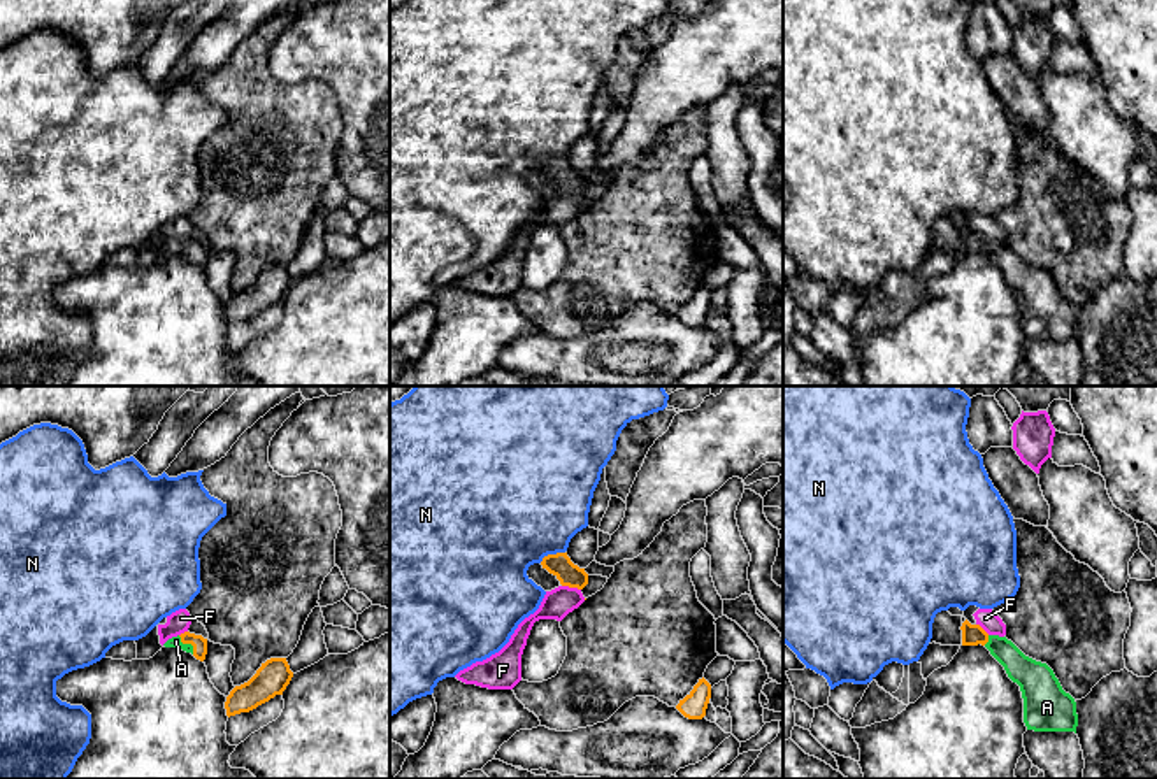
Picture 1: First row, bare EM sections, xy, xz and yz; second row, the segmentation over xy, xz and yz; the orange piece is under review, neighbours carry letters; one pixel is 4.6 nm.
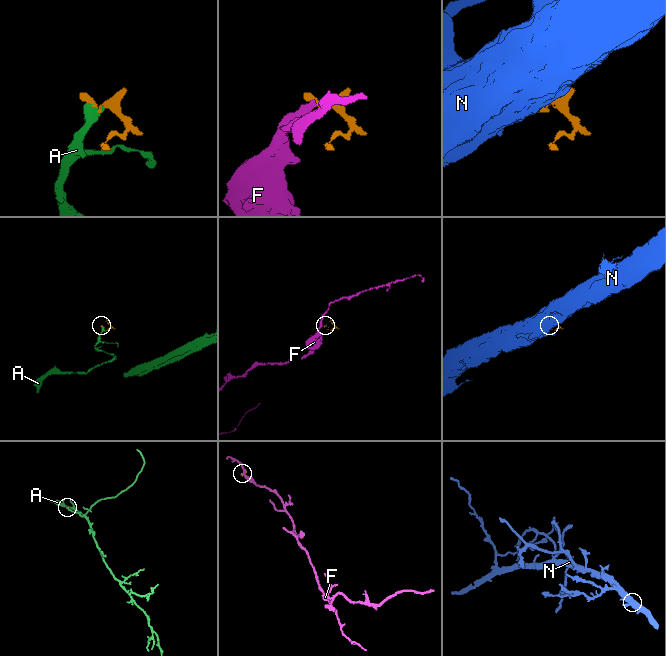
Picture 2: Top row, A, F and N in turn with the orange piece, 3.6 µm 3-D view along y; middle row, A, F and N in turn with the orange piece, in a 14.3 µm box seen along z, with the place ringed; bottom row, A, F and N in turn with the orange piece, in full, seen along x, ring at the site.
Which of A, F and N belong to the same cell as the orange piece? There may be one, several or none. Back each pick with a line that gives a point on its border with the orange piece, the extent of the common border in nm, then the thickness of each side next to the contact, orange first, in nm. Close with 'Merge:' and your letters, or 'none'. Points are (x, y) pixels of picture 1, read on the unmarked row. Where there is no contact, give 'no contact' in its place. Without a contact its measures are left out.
A: meets orange in xy at (188, 250); contact 120 nm long; 70 nm thick on the orange side, 50 nm on the other
Merge: A

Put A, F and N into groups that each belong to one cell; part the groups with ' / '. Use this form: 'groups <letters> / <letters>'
groups A / F / N

